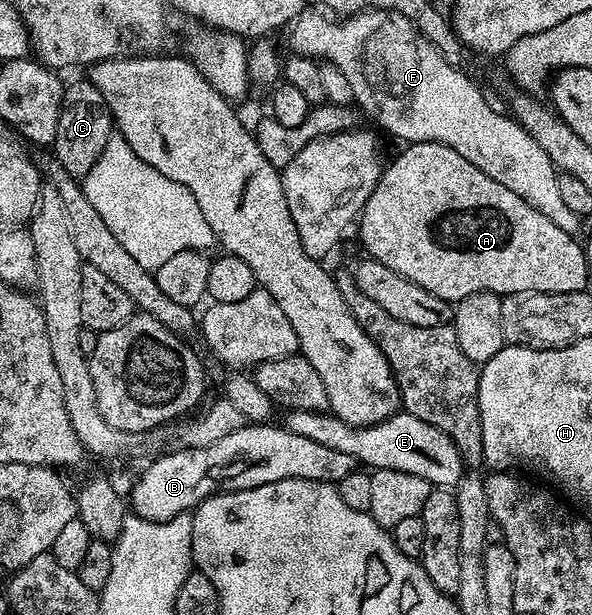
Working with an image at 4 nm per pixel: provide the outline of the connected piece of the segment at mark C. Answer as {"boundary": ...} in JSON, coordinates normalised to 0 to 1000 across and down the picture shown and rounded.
{"boundary":[[[137,127],[123,138],[111,141],[103,153],[103,184],[100,185],[100,211],[86,236],[88,252],[125,289],[140,289],[167,263],[181,231],[194,220],[191,190],[177,169],[174,153],[149,127]]]}

